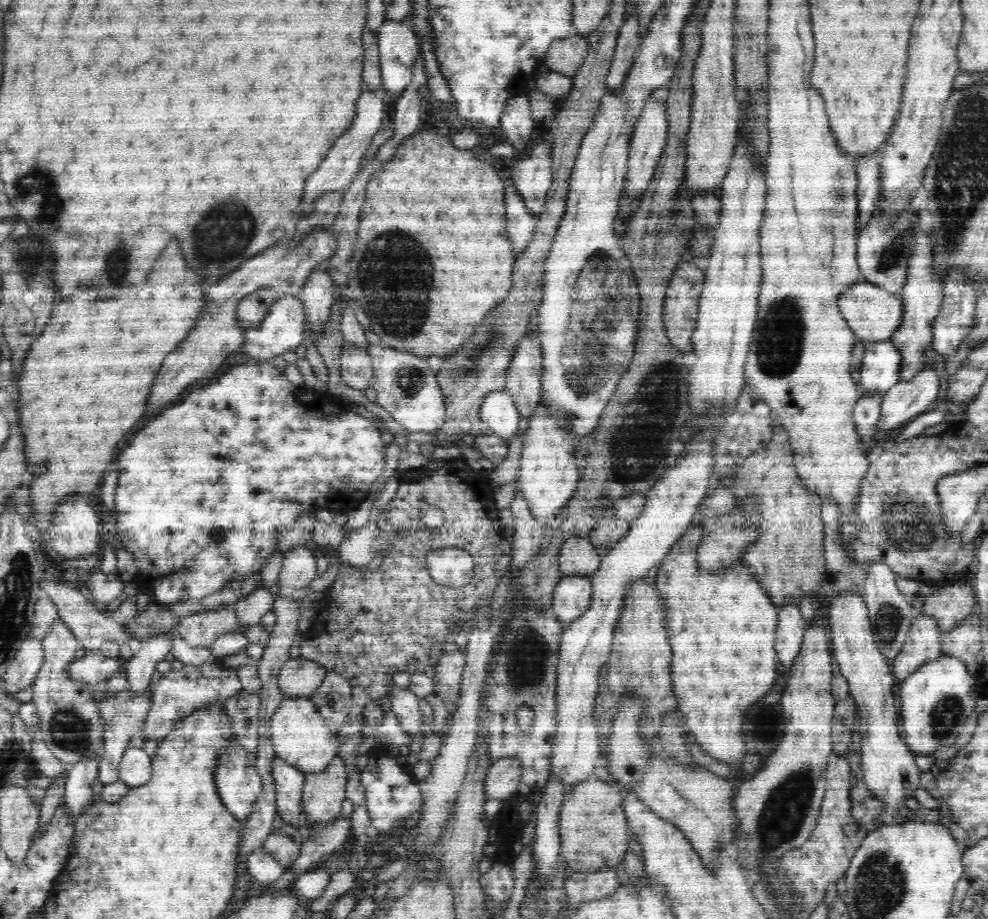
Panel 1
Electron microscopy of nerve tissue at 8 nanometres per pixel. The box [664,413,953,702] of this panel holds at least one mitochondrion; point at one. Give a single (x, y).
(909, 526)

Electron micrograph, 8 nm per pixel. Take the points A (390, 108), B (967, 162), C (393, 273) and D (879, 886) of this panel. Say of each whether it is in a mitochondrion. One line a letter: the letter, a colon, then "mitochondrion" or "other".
A: other
B: mitochondrion
C: mitochondrion
D: mitochondrion

